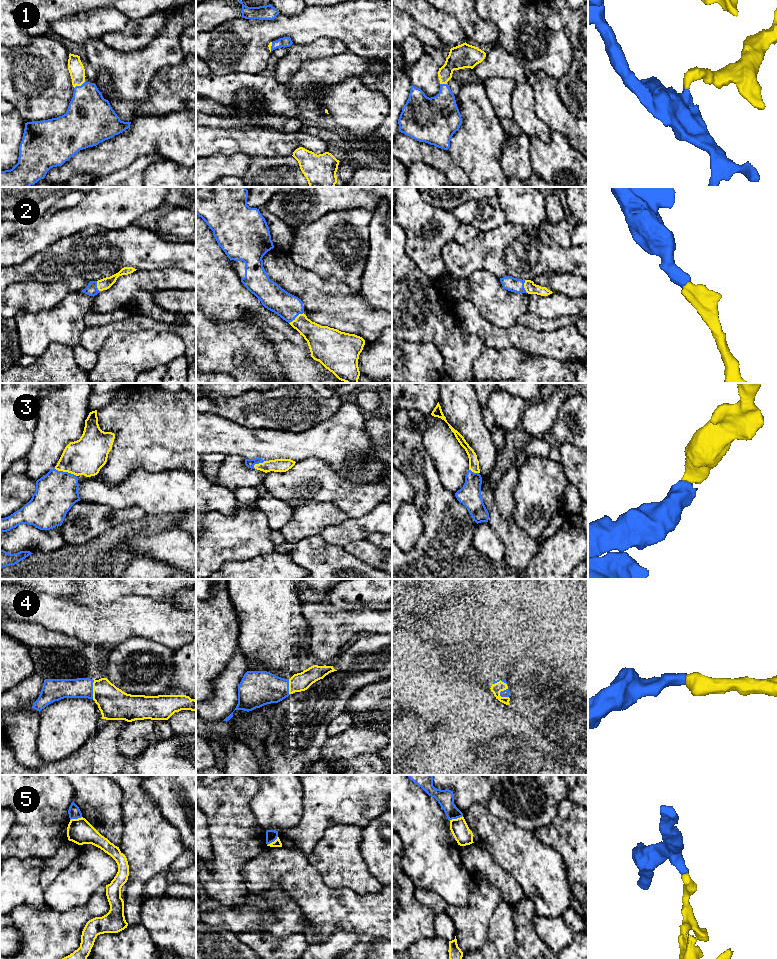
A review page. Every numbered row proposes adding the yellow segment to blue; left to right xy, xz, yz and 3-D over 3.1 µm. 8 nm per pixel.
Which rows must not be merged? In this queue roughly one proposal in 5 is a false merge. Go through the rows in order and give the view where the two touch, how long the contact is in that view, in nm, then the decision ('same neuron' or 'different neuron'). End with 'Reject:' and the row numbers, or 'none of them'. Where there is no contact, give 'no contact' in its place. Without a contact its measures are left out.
1: xy | 110 nm | same neuron
2: xz | 150 nm | same neuron
3: xy | 200 nm | same neuron
4: yz | 90 nm | same neuron
5: yz | 120 nm | different neuron
Reject: 5

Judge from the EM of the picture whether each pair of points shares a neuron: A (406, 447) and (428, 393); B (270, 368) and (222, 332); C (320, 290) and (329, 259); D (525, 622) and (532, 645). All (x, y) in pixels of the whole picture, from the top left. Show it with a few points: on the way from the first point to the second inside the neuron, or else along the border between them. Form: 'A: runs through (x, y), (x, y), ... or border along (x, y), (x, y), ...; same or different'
A: border along (402, 409), (415, 409), (425, 416); different
B: runs through (258, 356), (239, 337), (234, 337); same
C: border along (302, 268), (323, 278), (335, 277), (346, 285); different
D: border along (532, 626), (526, 629); different

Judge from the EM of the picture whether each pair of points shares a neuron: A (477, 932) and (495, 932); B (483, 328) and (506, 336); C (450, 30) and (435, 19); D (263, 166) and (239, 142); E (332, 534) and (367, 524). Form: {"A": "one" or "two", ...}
{"A": "two", "B": "one", "C": "one", "D": "two", "E": "one"}

